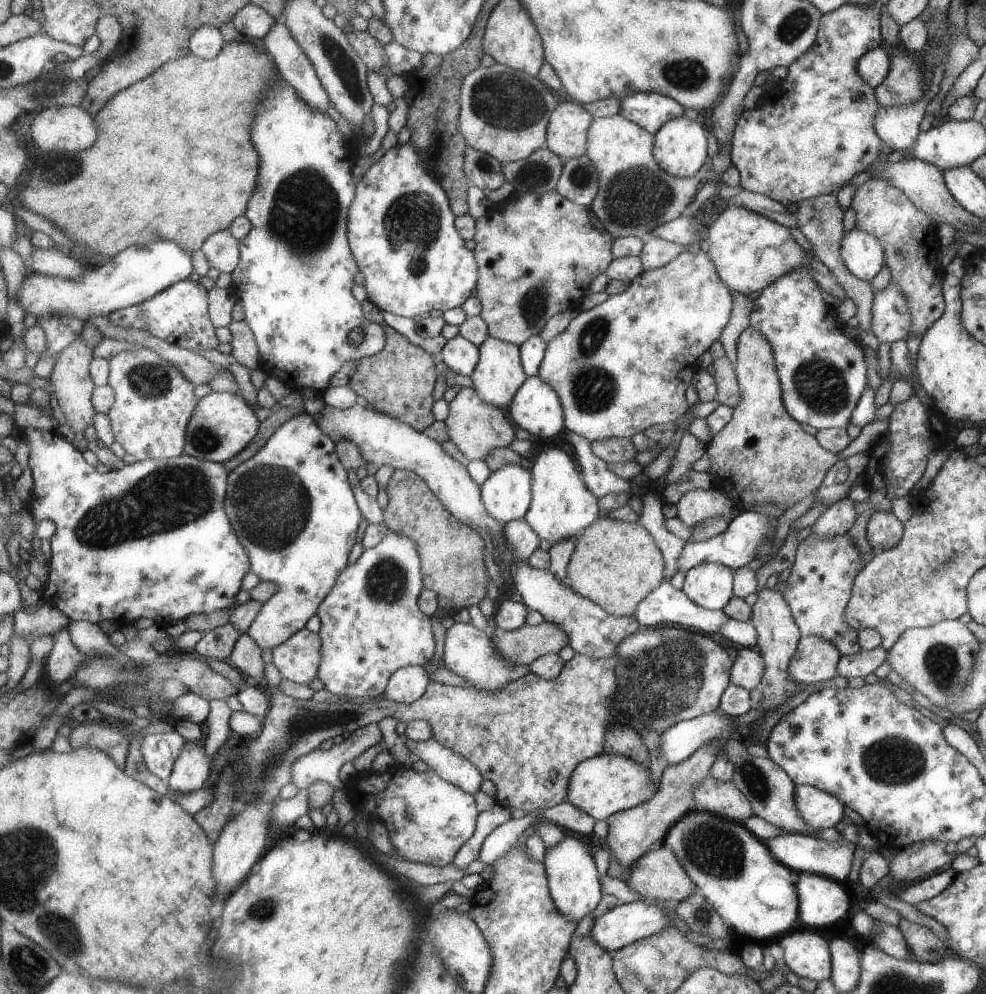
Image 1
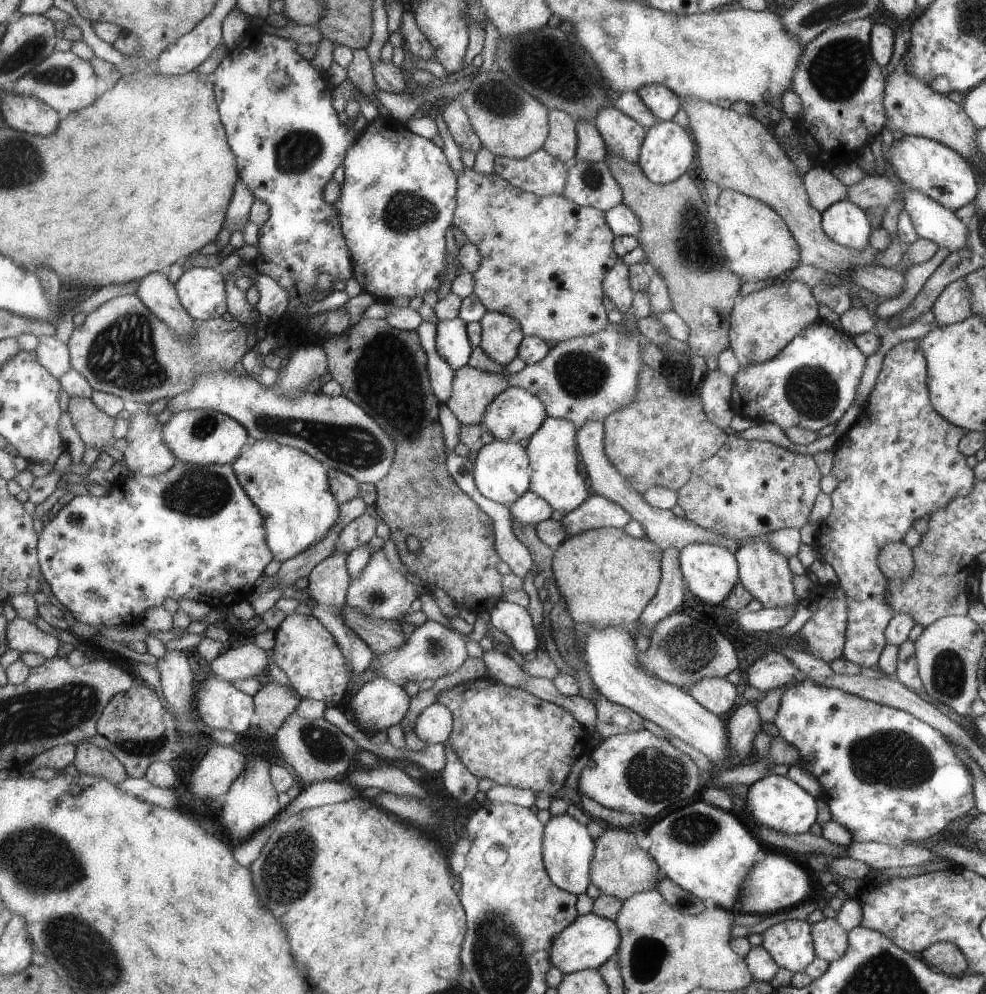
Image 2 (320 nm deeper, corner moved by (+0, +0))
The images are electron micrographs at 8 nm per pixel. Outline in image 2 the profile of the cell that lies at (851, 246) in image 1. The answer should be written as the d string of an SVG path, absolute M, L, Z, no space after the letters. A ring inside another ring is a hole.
M845 199L820 212L824 232L833 243L845 248L862 249L868 244L871 224L864 209Z

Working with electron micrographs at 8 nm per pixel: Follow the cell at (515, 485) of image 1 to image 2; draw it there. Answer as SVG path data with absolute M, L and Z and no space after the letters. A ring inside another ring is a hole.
M495 439L477 452L475 459L475 476L478 489L491 501L511 506L530 489L532 466L528 447L520 443Z

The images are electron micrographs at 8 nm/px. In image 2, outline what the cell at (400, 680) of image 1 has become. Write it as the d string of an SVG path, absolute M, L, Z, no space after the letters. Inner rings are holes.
M377 677L352 696L348 716L365 730L381 732L401 724L406 712L409 712L412 698L404 687Z

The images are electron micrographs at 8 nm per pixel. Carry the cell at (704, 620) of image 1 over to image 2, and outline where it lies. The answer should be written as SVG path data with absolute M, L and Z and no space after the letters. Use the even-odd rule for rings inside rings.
M765 608L748 613L746 610L737 612L737 624L739 628L745 628L747 632L775 631L785 626L793 616L794 610L785 608Z

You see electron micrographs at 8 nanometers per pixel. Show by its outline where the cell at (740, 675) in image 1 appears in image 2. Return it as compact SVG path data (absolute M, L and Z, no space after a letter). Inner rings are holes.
M767 652L746 670L748 687L760 691L773 690L791 682L800 670L781 653Z

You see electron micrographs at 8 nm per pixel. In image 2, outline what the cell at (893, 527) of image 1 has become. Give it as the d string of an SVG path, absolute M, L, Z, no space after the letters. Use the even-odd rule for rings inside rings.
M903 542L888 544L879 552L878 564L885 578L900 583L912 574L912 551Z

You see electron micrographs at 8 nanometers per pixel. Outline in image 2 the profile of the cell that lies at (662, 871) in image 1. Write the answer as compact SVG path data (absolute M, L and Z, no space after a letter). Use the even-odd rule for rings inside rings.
M607 828L596 840L596 851L592 854L591 868L588 872L590 883L600 890L601 895L611 895L613 898L624 901L641 891L655 888L656 882L662 878L656 860L635 843L635 836L620 828Z

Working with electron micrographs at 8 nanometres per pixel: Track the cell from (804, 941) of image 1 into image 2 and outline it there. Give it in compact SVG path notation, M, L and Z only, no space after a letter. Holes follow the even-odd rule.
M783 920L760 933L760 945L779 968L803 971L815 958L811 928L804 920Z

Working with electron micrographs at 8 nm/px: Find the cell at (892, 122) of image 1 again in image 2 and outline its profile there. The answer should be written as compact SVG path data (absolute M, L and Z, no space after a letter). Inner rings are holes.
M905 188L902 209L909 215L918 238L928 238L939 247L944 246L948 252L960 251L966 248L968 242L968 229L963 220L957 219L955 213L942 207L923 193Z

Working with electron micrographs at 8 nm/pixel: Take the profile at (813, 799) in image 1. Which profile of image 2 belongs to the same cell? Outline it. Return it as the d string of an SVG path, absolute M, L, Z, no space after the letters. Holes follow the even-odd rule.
M769 775L748 786L746 812L755 824L767 827L782 835L807 833L817 818L816 799L786 776Z

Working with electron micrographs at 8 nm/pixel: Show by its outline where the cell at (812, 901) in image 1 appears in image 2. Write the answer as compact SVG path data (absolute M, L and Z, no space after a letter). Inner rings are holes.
M767 854L748 872L747 879L740 886L738 906L734 909L741 914L767 916L788 911L803 904L809 898L811 898L811 884L805 870L801 870L797 864L793 864L781 854L779 856Z

